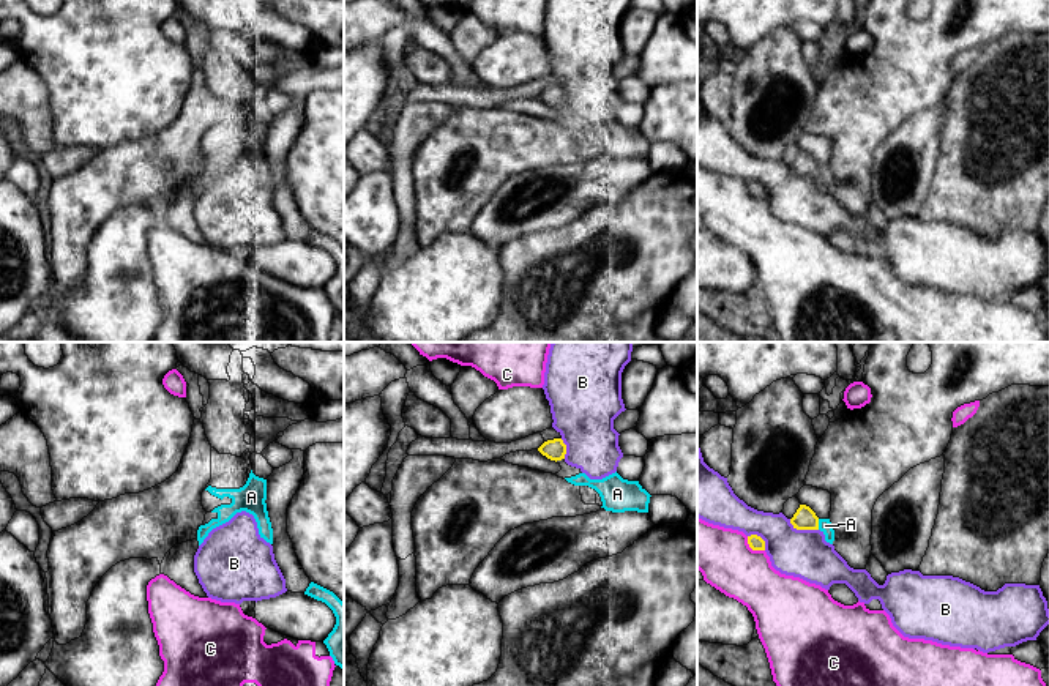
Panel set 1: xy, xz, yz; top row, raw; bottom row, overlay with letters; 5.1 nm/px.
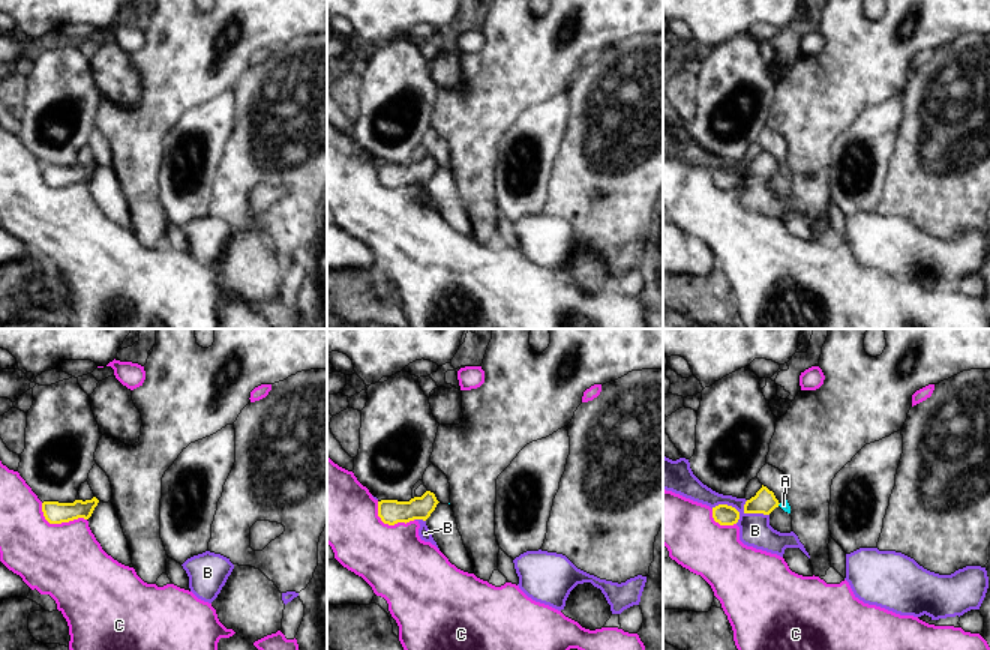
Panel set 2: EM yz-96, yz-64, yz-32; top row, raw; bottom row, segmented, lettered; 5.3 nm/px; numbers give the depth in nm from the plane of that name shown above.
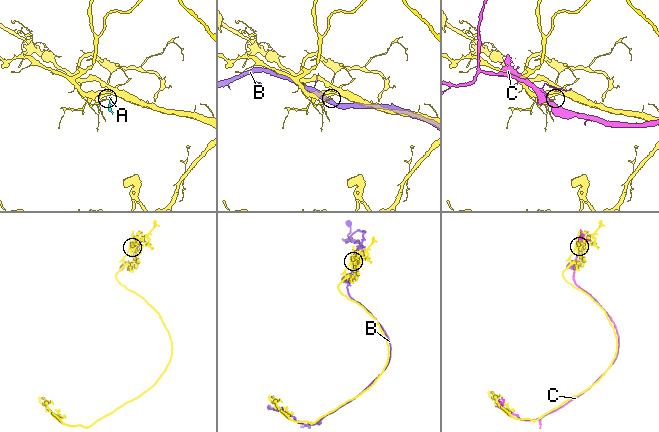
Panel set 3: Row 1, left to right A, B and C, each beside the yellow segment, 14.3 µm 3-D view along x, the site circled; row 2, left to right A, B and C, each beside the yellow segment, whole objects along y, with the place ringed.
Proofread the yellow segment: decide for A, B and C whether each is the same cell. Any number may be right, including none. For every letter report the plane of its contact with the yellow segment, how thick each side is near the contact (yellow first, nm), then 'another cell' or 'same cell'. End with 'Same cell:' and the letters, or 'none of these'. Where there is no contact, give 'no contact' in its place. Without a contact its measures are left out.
A: contact in yz; calibres 110 and 70 nm; another cell
B: contact in yz; calibres 110 and 240 nm; another cell
C: contact in yz; calibres 80 and 280 nm; another cell
Same cell: none of these

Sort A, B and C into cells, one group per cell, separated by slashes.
A / B / C

